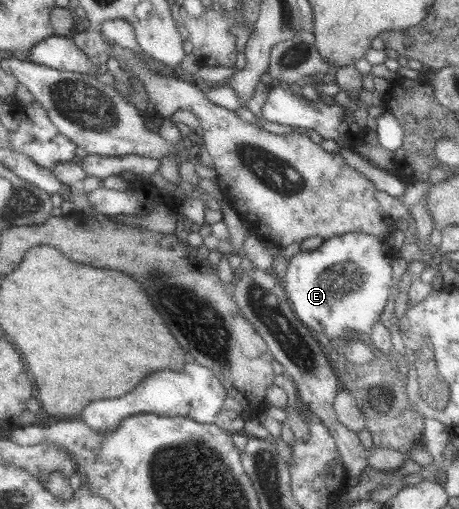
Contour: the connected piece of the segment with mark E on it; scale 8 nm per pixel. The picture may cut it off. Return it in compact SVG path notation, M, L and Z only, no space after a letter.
M349 232L340 236L335 236L325 239L324 242L316 250L306 250L295 254L292 258L288 259L288 269L286 276L283 278L284 287L292 303L293 309L297 312L299 319L309 326L312 331L322 332L330 340L347 341L347 339L357 336L361 333L373 333L373 326L379 322L385 307L387 307L387 298L389 297L389 288L391 288L391 259L395 256L391 247L387 245L386 239L375 236L370 233L357 233Z

